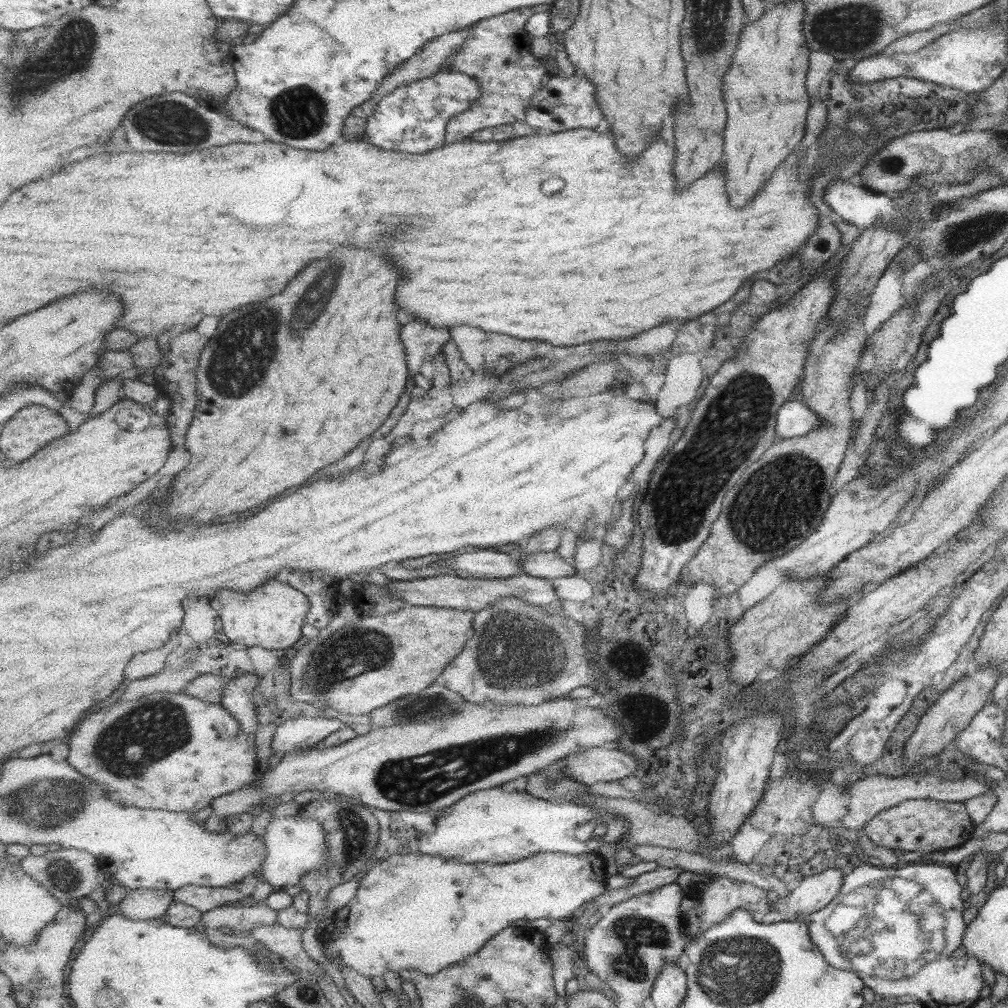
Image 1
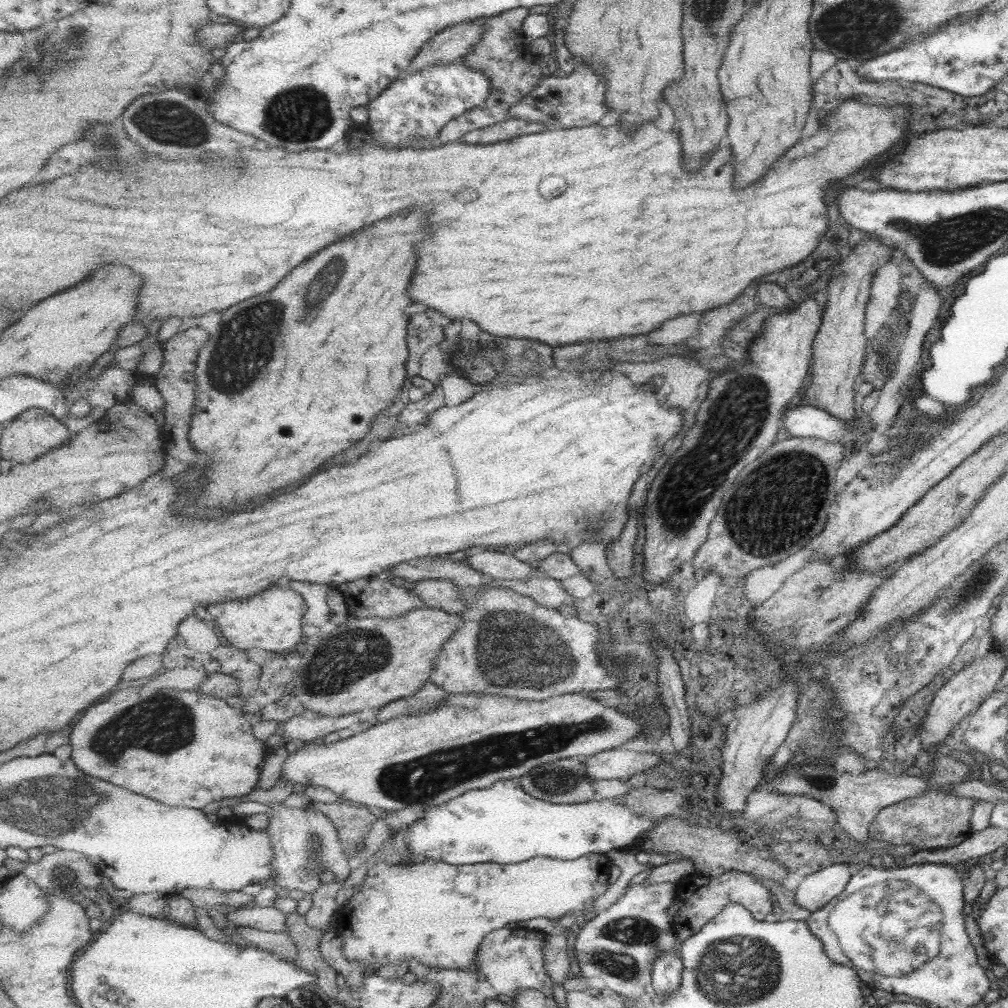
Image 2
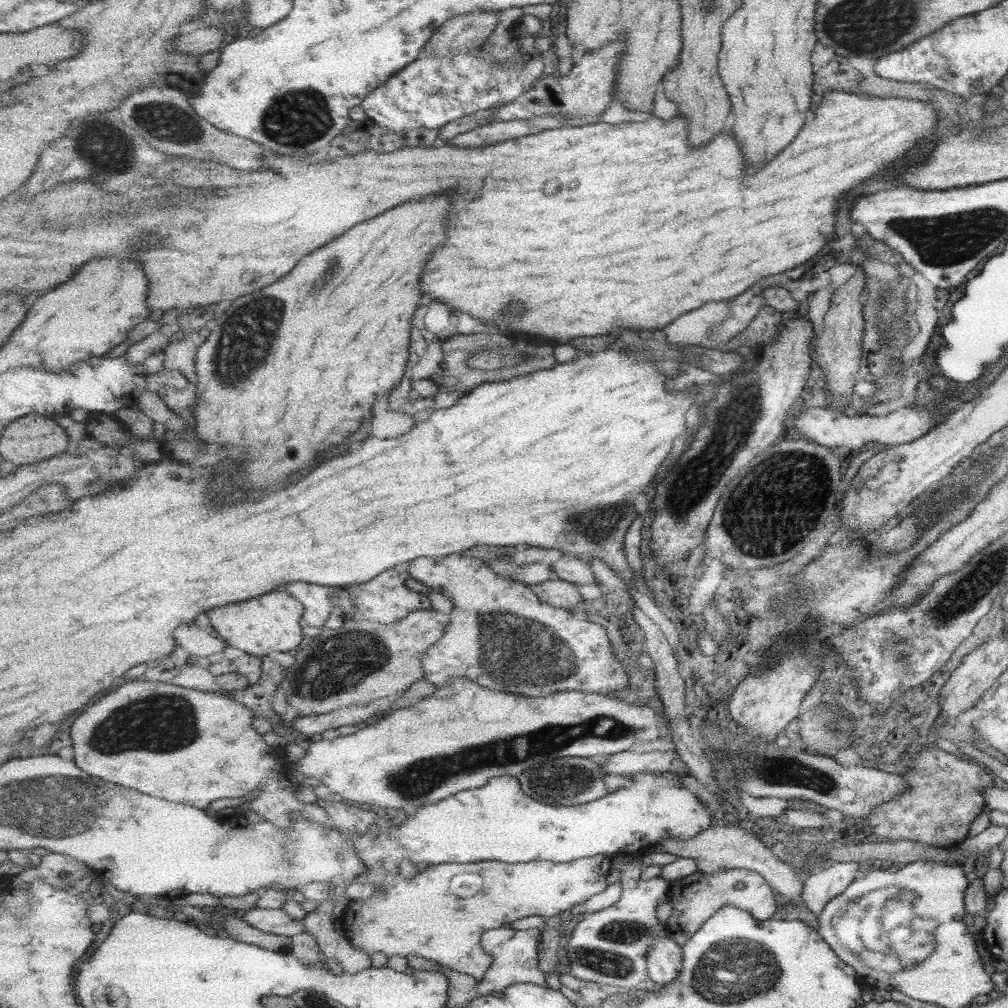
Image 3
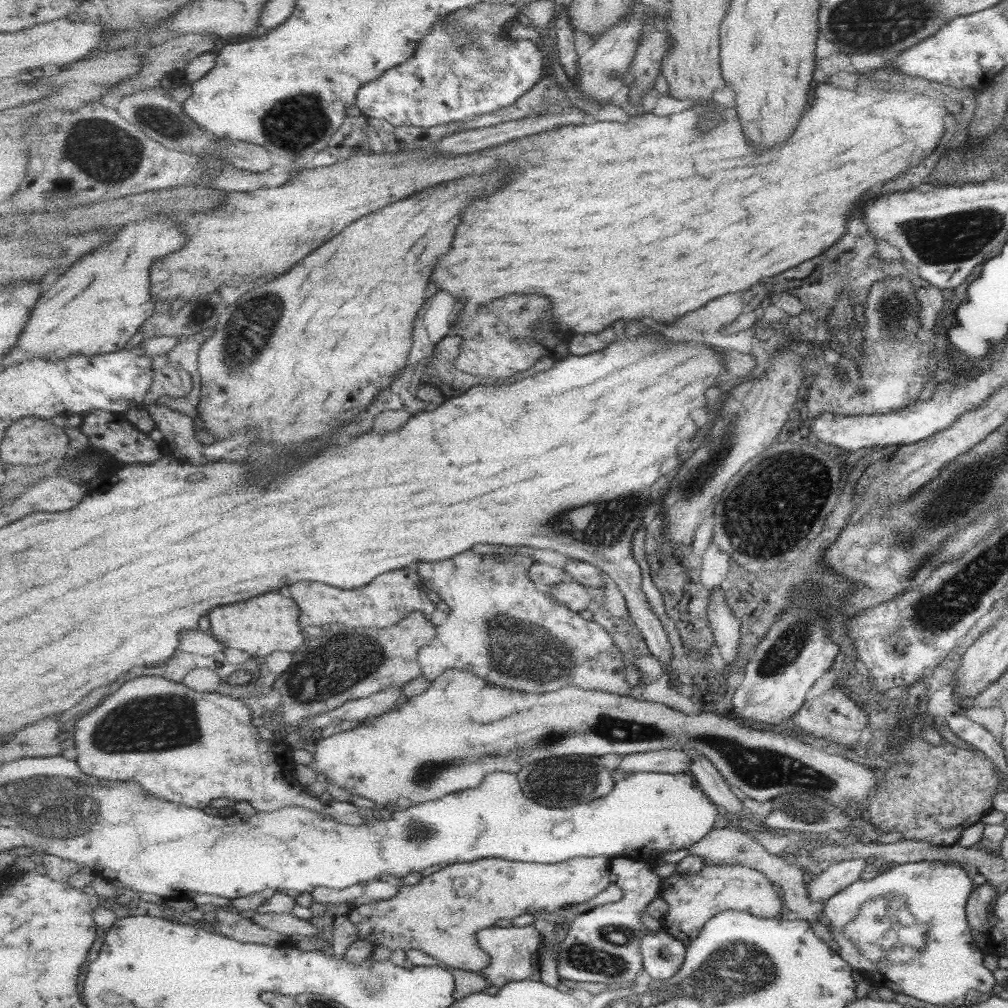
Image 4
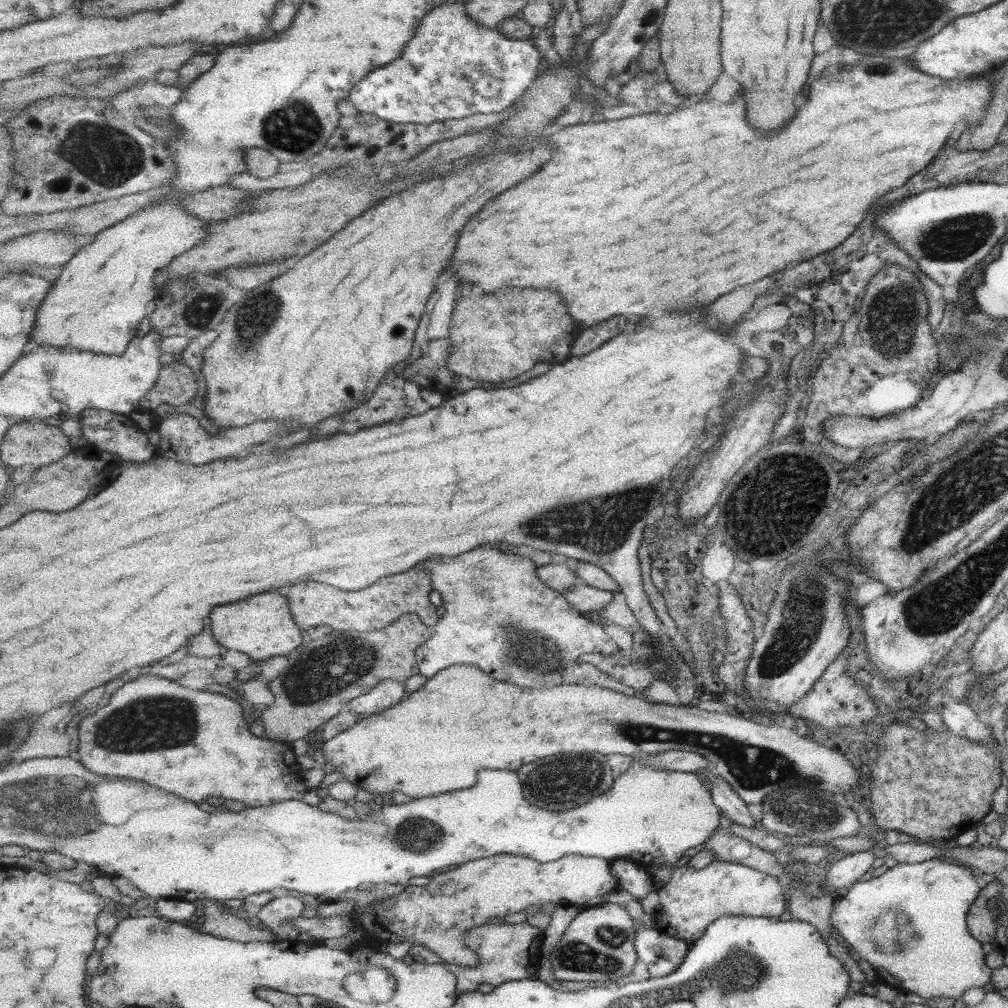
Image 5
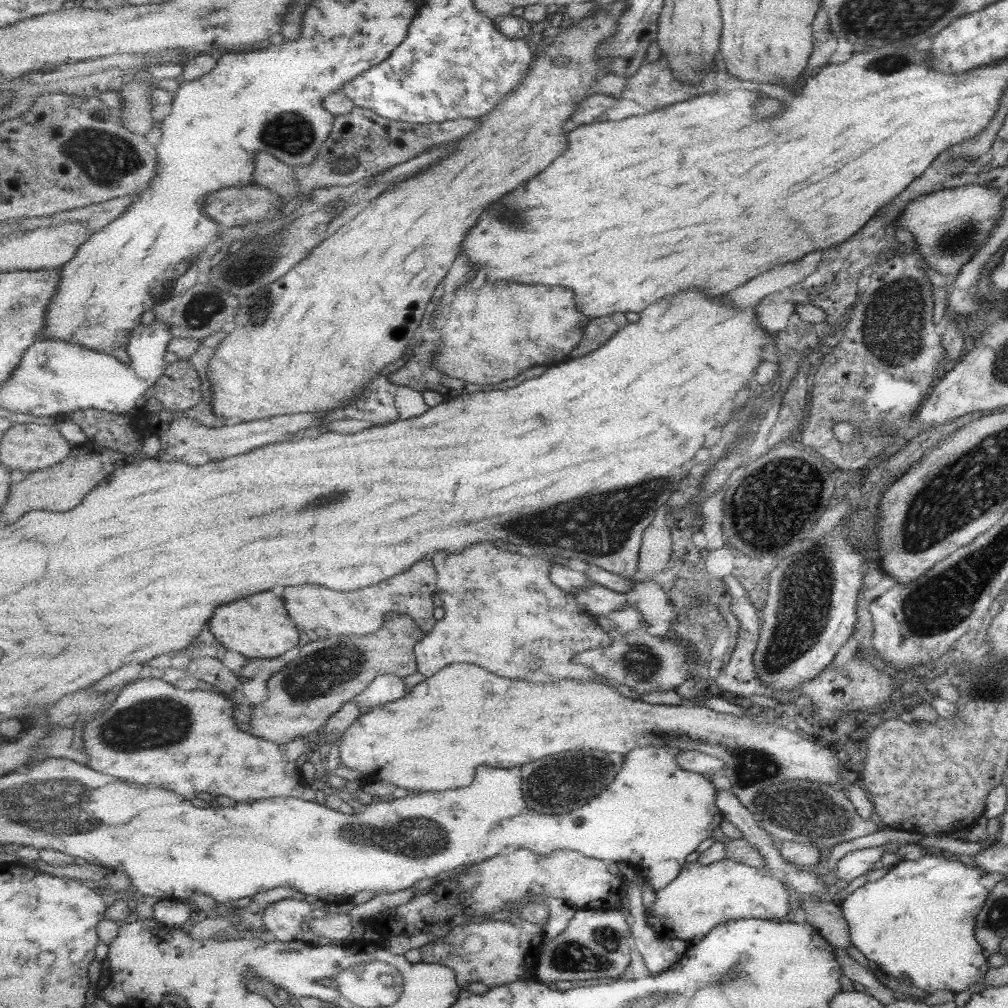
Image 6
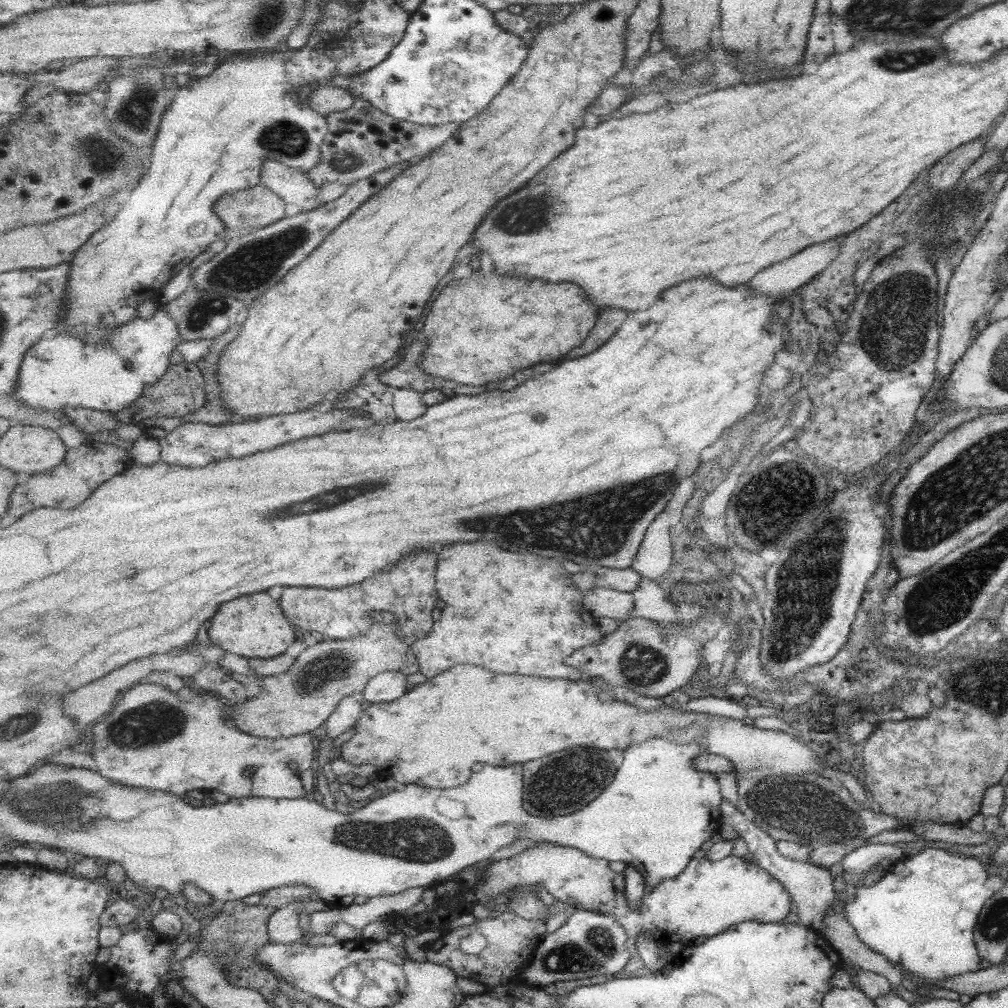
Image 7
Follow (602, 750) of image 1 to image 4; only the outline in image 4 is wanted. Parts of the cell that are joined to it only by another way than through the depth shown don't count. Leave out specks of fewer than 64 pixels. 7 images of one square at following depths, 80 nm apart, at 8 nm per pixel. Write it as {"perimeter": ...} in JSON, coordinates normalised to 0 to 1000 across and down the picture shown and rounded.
{"perimeter":[[[674,742],[619,749],[617,759],[620,766],[655,766],[661,768],[684,767],[687,750]]]}

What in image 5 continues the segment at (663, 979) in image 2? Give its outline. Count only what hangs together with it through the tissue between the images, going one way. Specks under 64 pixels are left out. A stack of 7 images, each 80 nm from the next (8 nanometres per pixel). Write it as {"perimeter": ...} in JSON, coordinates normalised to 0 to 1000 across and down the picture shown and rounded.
{"perimeter":[[[631,917],[631,941],[633,950],[641,955],[648,970],[668,966],[681,952],[686,936],[658,927],[651,919]]]}

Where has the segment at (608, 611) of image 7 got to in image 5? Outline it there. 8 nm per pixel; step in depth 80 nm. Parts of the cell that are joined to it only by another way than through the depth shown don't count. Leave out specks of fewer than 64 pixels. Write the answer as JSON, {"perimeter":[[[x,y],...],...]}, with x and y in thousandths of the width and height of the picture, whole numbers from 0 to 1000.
{"perimeter":[[[575,577],[566,581],[564,585],[559,587],[559,592],[568,600],[572,606],[577,608],[593,606],[596,607],[598,602],[604,597],[608,597],[608,587],[589,583],[585,579]]]}

